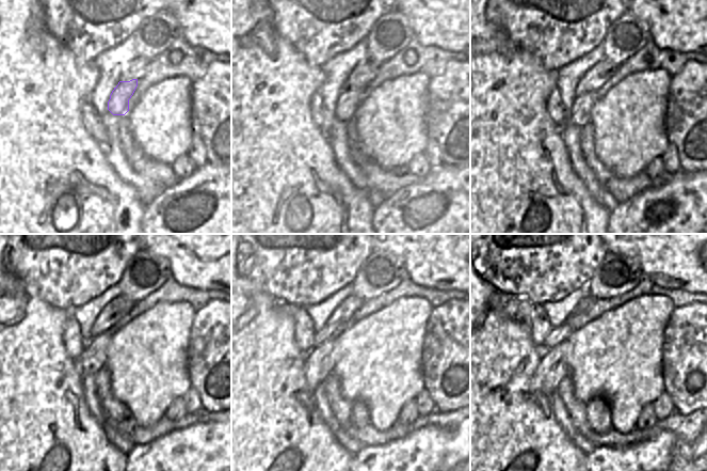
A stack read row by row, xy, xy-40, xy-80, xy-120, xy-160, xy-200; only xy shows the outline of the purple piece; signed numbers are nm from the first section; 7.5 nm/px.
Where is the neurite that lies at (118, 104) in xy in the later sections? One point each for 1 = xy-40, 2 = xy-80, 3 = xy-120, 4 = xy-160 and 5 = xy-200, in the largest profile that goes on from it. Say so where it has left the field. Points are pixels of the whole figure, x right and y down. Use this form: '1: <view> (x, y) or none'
1: xy-40 (348, 103)
2: xy-80 (579, 115)
3: xy-120 (94, 356)
4: xy-160 (319, 363)
5: xy-200 (553, 366)

